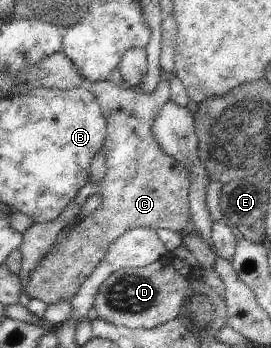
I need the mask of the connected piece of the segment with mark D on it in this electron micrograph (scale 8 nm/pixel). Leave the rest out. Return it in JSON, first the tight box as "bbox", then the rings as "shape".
{"bbox":[94,252,190,329],"shape":[[[167,252],[146,267],[124,267],[109,275],[100,286],[94,307],[100,318],[114,325],[152,329],[180,316],[190,279],[174,269],[173,255]]]}

